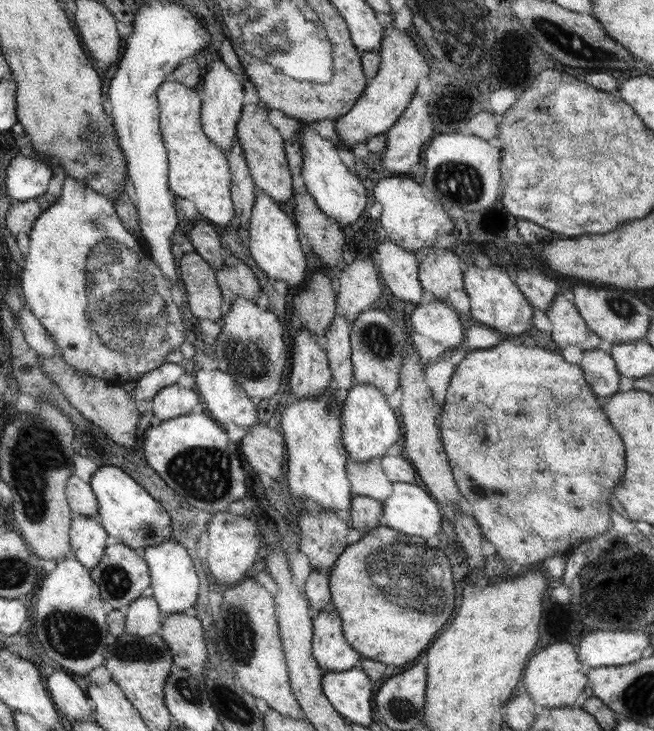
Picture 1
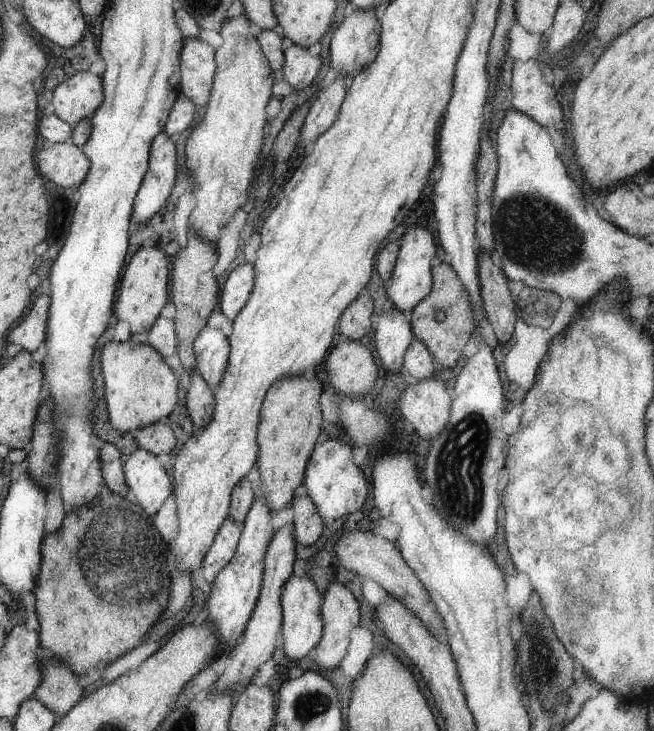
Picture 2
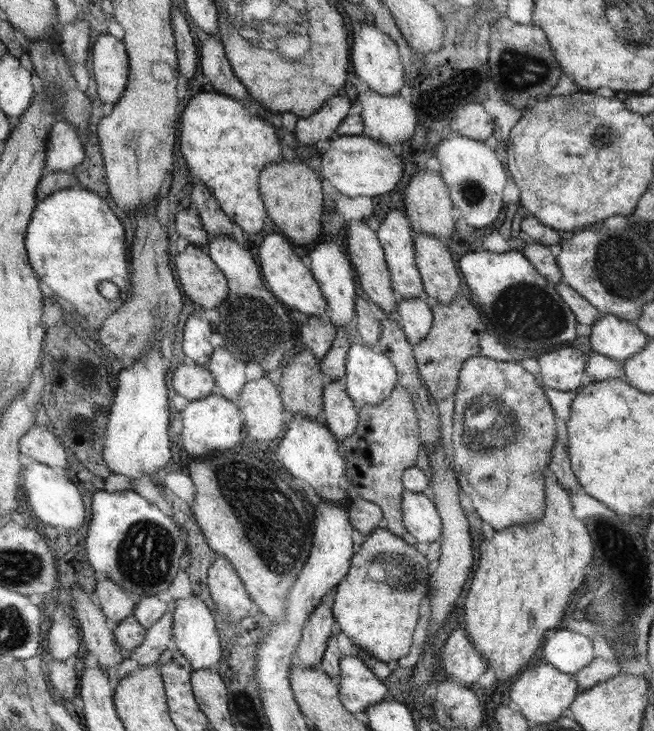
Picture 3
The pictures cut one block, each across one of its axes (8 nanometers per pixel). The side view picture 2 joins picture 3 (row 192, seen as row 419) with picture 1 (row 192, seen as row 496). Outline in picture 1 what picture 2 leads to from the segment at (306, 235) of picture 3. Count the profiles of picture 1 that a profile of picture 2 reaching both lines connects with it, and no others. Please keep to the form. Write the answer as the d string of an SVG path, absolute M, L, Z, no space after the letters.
M246 104L241 113L241 120L237 124L236 140L245 153L249 171L258 188L279 203L287 204L286 202L295 195L295 190L292 190L293 173L289 171L289 161L285 155L285 139L279 134L277 128L272 126L265 106Z

